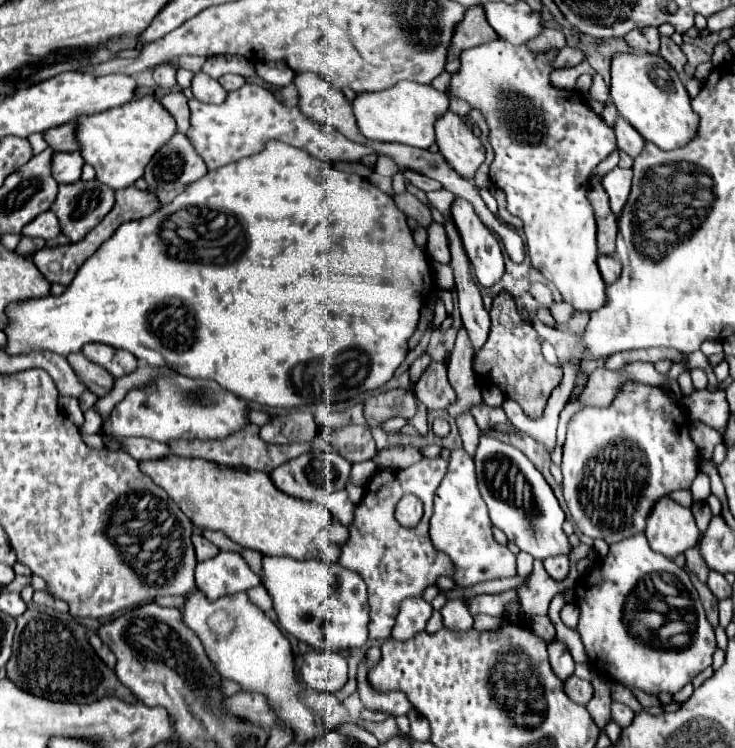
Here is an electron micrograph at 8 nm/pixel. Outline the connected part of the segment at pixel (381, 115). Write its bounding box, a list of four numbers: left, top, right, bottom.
[352,81,448,149]

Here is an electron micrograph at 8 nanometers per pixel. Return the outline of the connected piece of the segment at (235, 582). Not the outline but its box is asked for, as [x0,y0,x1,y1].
[196,551,260,599]

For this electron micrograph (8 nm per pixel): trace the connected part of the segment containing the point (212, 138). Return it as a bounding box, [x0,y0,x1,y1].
[188,83,374,171]

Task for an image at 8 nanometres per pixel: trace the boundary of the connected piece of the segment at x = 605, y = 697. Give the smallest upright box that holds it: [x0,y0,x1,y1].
[586,675,612,729]

